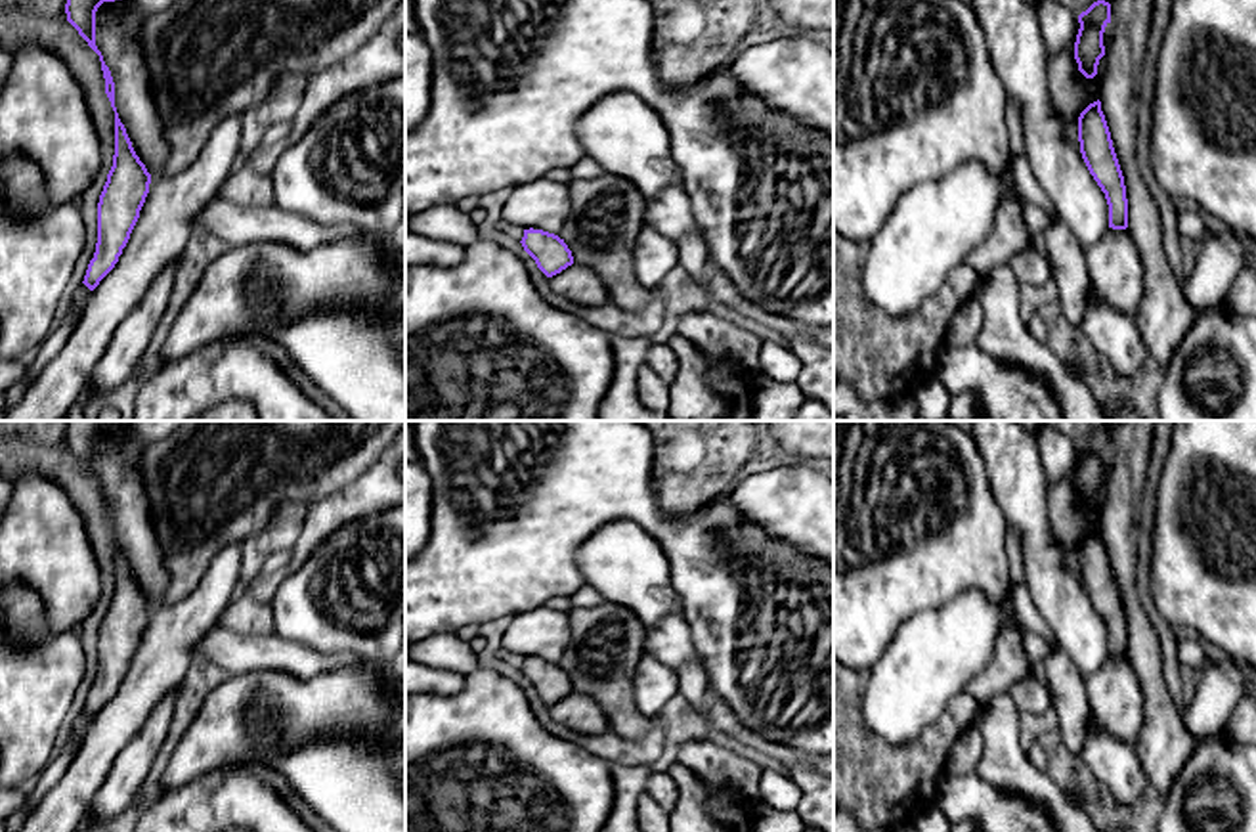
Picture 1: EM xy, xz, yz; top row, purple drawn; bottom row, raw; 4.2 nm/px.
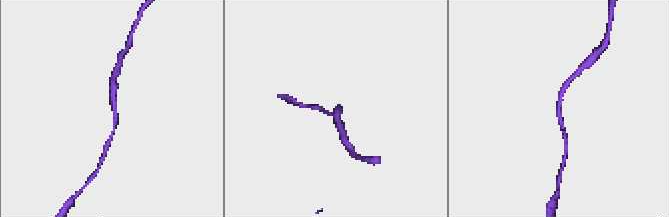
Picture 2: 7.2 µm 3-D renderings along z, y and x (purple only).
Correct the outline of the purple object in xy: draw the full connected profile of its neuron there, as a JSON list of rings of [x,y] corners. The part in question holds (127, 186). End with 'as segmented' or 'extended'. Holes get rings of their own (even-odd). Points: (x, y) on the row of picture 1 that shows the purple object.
[[[67,0],[65,13],[99,55],[115,111],[113,166],[97,203],[96,252],[82,281],[94,291],[130,239],[151,178],[162,174],[168,142],[136,34],[141,13],[134,0]]]; extended

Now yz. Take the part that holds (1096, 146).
[[[1155,0],[1094,2],[1078,15],[1074,59],[1086,78],[1105,55],[1099,99],[1078,117],[1082,159],[1105,193],[1109,228],[1126,230],[1139,251],[1141,300],[1136,314],[1147,354],[1164,371],[1195,321],[1181,279],[1162,245],[1160,212],[1137,168],[1139,78]]]; extended

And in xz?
[[[524,230],[524,251],[535,260],[537,268],[549,277],[554,293],[577,306],[604,306],[610,302],[608,291],[595,270],[574,260],[572,251],[554,233],[543,230]]]; extended

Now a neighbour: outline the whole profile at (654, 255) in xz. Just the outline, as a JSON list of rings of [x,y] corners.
[[[644,224],[635,243],[637,281],[646,289],[658,289],[677,262],[679,251],[675,241]]]

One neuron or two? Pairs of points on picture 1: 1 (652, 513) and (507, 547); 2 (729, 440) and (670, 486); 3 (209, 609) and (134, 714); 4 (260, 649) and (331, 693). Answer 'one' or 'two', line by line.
1: one
2: one
3: one
4: two

